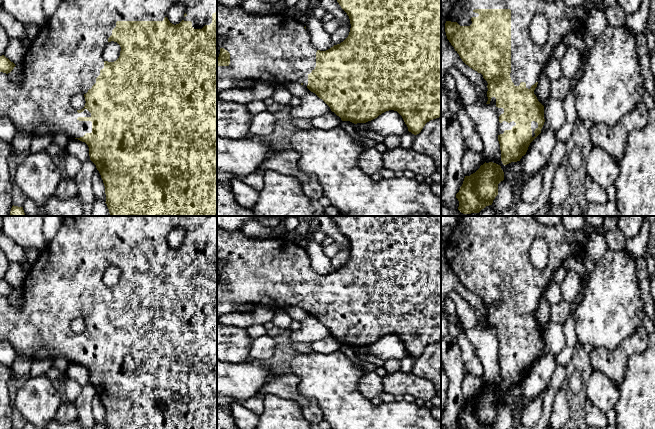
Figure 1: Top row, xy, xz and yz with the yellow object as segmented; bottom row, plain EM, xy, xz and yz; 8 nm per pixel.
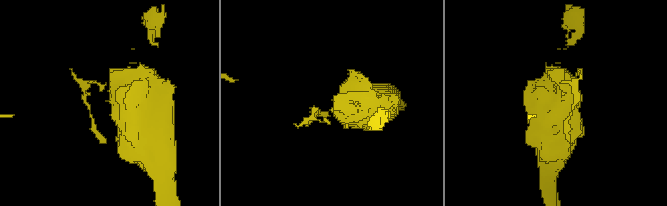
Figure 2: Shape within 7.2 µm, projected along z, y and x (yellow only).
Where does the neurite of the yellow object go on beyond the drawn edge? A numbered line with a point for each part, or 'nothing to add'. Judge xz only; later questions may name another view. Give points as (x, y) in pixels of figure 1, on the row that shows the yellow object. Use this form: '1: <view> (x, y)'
1: xz (277, 49)

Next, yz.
1: yz (528, 59)

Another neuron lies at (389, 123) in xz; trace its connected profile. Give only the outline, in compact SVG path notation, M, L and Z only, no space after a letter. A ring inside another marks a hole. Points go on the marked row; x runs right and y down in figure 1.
M394 110L386 111L377 118L366 122L366 126L383 137L391 135L401 136L408 132L408 127L402 116Z

